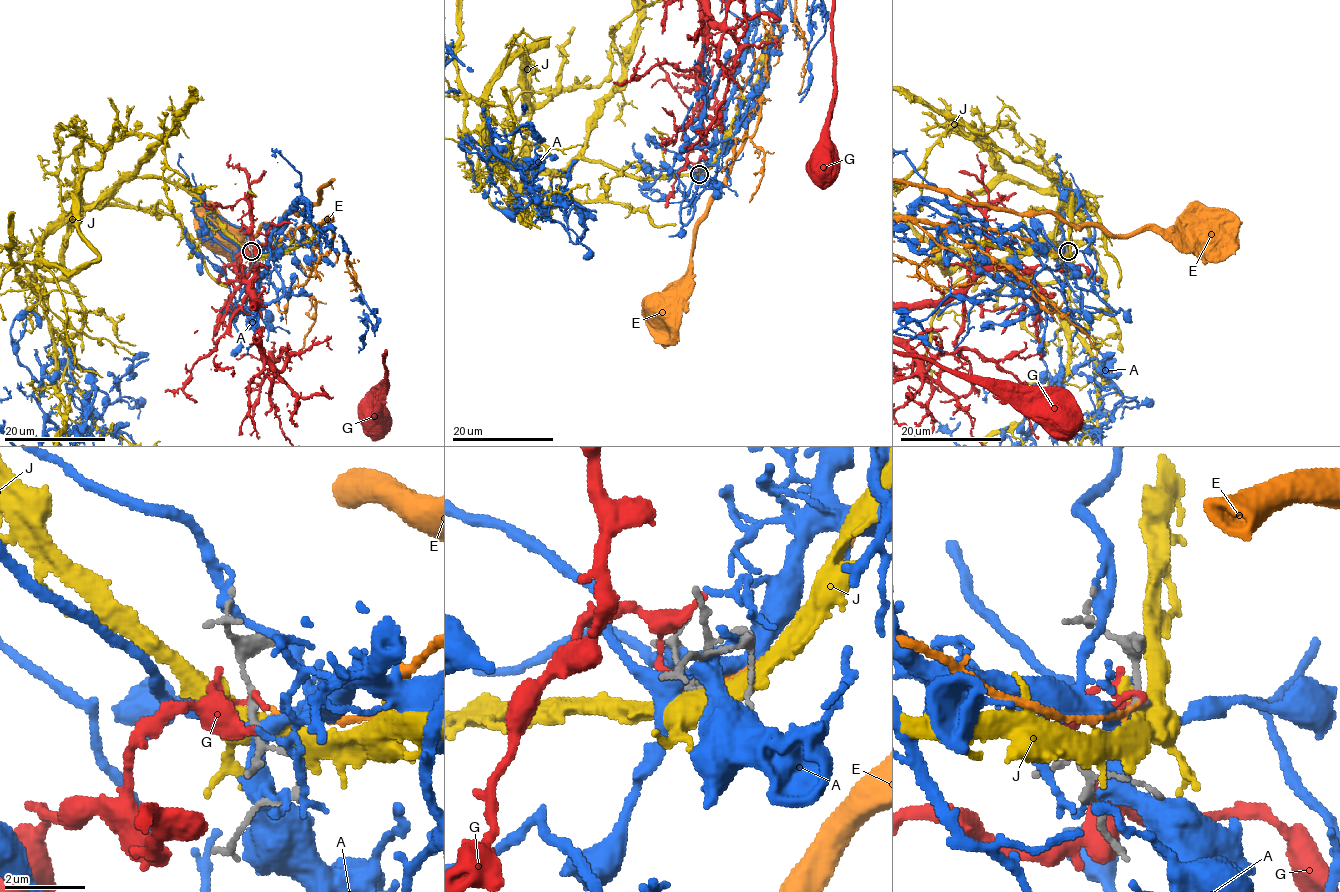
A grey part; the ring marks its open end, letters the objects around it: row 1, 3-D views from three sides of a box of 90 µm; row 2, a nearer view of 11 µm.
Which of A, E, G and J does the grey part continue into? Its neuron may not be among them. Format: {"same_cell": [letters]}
{"same_cell": []}

